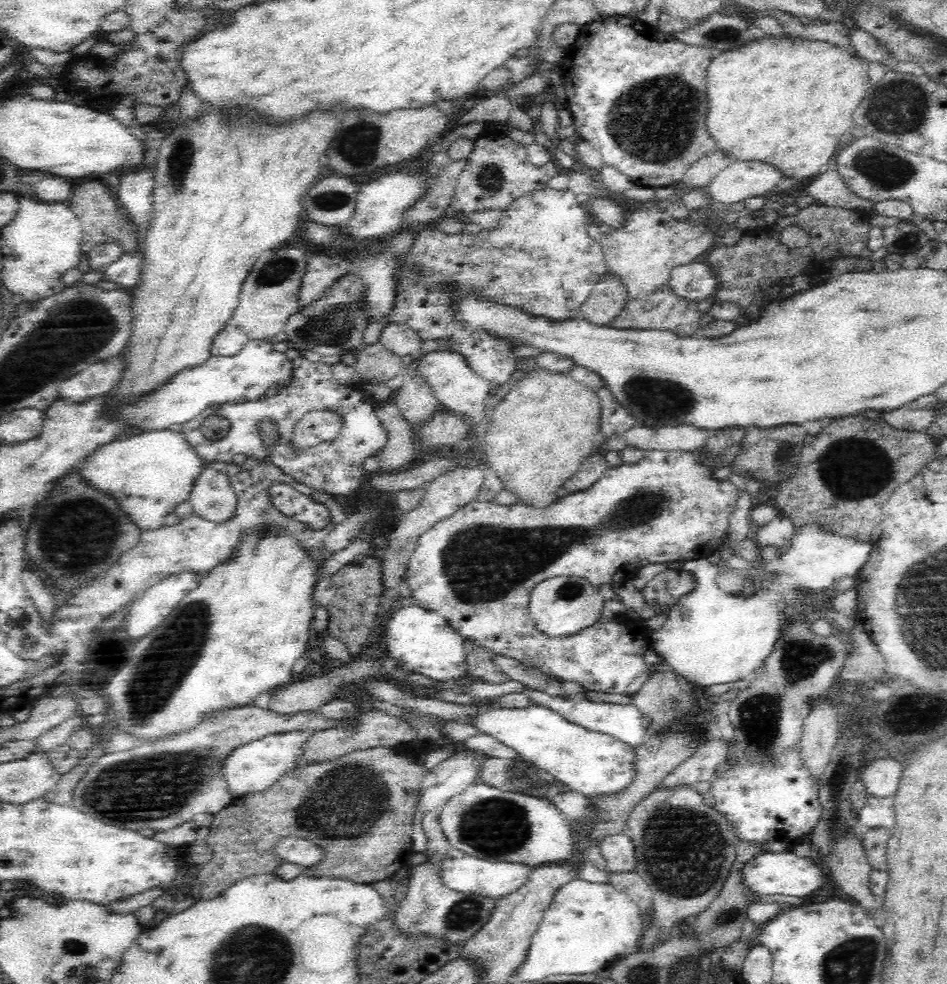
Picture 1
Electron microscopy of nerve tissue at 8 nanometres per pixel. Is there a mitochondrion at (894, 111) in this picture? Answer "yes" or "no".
yes

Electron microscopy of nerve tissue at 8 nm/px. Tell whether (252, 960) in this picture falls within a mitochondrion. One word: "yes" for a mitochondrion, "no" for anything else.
yes

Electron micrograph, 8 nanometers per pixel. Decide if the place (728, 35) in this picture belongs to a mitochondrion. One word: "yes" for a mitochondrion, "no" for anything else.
yes

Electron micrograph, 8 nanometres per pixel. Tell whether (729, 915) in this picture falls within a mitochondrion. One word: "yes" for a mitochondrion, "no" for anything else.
yes

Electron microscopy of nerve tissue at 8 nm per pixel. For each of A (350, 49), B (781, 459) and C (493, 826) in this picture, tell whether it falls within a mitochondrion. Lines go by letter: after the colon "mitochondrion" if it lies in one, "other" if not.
A: other
B: mitochondrion
C: mitochondrion

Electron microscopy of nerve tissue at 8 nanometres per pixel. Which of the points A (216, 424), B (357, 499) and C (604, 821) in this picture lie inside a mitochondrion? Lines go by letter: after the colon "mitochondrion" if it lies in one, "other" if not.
A: mitochondrion
B: other
C: other

